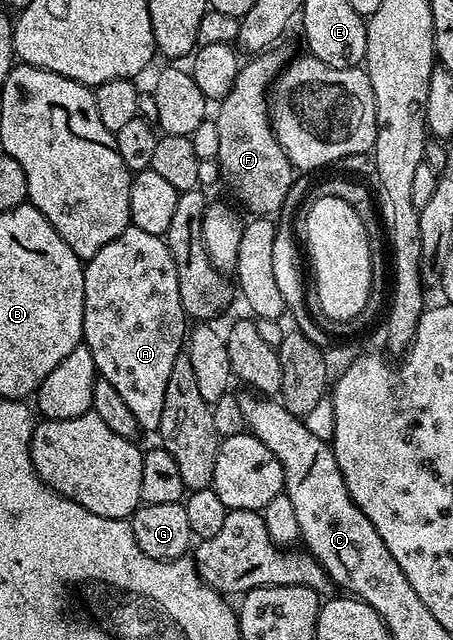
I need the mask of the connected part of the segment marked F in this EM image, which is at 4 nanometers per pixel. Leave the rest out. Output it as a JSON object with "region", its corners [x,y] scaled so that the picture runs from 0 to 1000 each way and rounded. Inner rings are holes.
{"region":[[[603,72],[543,92],[519,122],[519,134],[477,164],[475,186],[483,197],[481,259],[494,286],[514,292],[514,300],[541,317],[539,330],[567,341],[594,341],[618,333],[627,311],[649,298],[651,264],[634,247],[625,228],[603,206],[594,180],[598,139],[614,119],[629,111],[634,92]]]}

